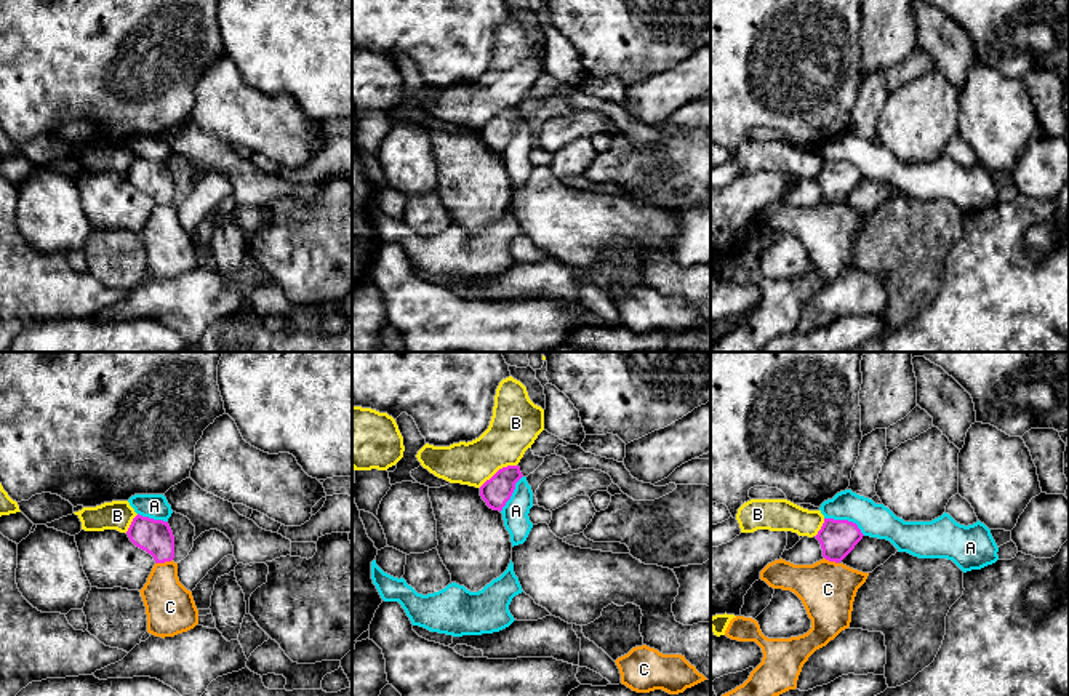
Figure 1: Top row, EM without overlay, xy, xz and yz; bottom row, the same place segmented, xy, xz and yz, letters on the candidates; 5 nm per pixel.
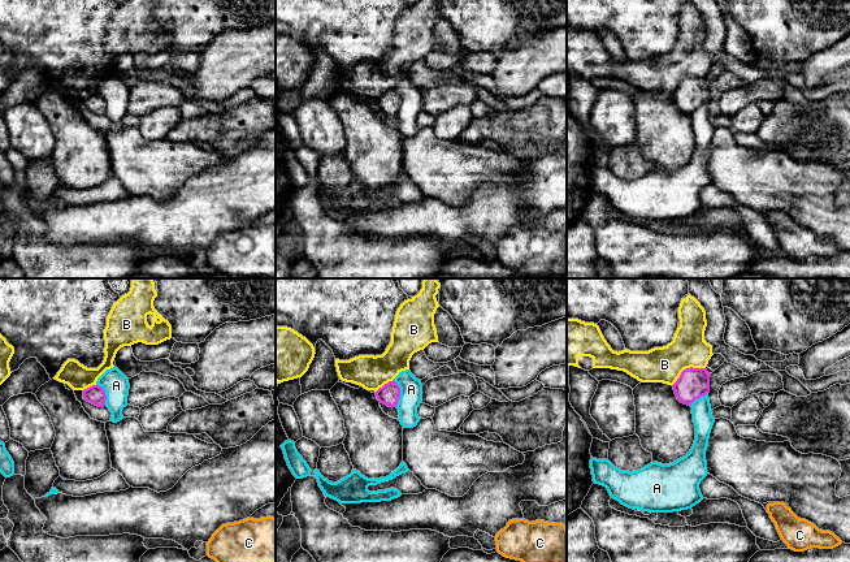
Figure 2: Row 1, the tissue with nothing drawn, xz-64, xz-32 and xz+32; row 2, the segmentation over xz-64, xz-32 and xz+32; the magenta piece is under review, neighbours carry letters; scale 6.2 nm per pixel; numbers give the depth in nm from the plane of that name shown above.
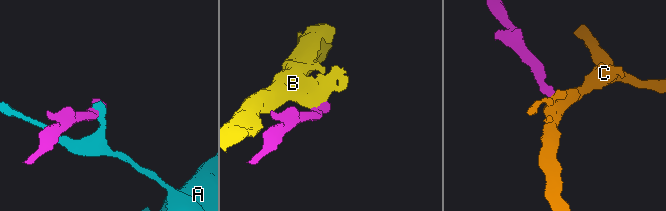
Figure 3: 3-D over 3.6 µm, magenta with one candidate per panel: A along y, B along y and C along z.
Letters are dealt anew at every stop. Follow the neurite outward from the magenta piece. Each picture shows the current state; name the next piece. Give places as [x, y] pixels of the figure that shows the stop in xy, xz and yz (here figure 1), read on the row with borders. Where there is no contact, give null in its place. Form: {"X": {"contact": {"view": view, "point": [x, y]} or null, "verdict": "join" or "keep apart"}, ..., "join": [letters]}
{"A": {"contact": {"view": "yz", "point": [845, 520]}, "verdict": "keep apart"}, "B": {"contact": {"view": "xz", "point": [498, 471]}, "verdict": "keep apart"}, "C": {"contact": {"view": "xy", "point": [164, 562]}, "verdict": "keep apart"}, "join": []}

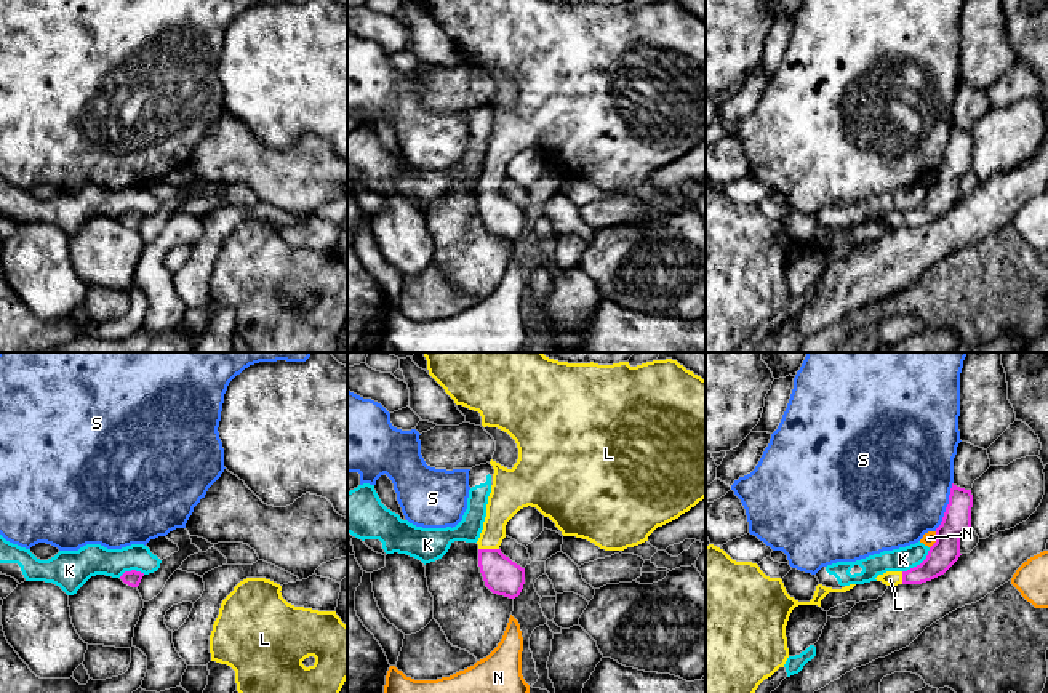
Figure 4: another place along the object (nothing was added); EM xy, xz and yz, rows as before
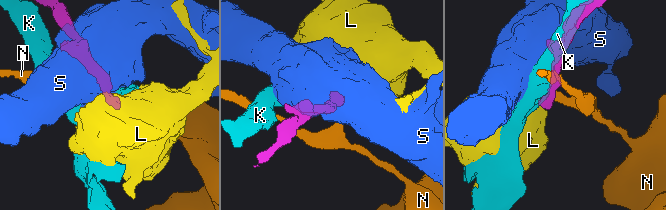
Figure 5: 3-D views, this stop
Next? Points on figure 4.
{"K": {"contact": {"view": "yz", "point": [920, 564]}, "verdict": "keep apart"}, "L": {"contact": {"view": "xz", "point": [488, 549]}, "verdict": "join"}, "N": {"contact": {"view": "yz", "point": [936, 540]}, "verdict": "keep apart"}, "S": {"contact": {"view": "yz", "point": [948, 506]}, "verdict": "keep apart"}, "join": ["L"]}

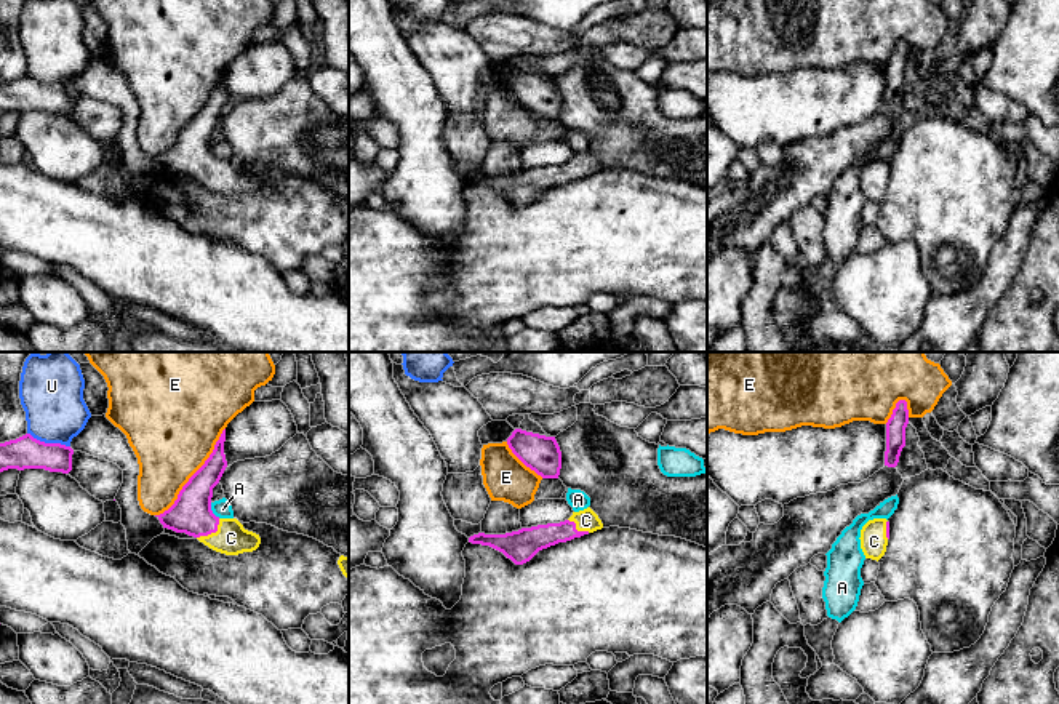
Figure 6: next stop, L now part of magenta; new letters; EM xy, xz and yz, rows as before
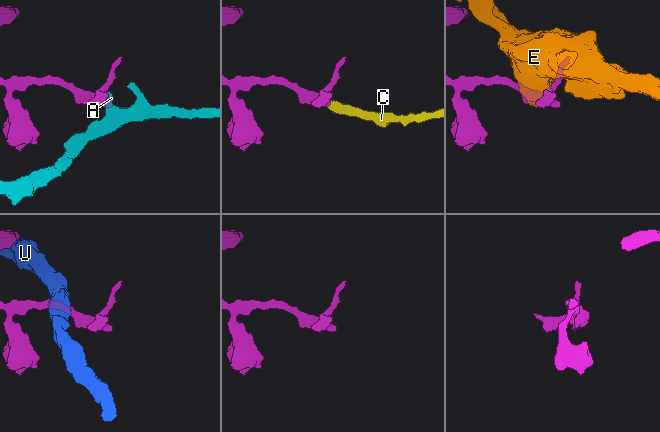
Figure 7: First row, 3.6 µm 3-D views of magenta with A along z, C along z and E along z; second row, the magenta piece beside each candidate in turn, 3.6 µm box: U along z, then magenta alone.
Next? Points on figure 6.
{"A": {"contact": {"view": "xy", "point": [211, 511]}, "verdict": "keep apart"}, "C": {"contact": {"view": "xy", "point": [211, 532]}, "verdict": "join"}, "E": {"contact": {"view": "xy", "point": [194, 474]}, "verdict": "keep apart"}, "U": {"contact": {"view": "xy", "point": [48, 444]}, "verdict": "keep apart"}, "join": ["C"]}

